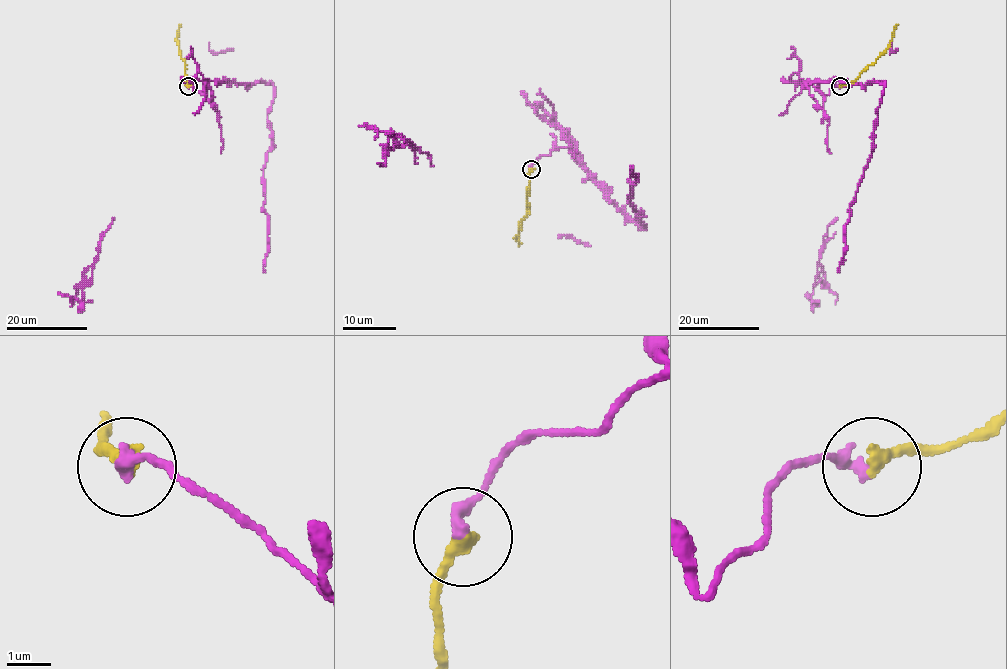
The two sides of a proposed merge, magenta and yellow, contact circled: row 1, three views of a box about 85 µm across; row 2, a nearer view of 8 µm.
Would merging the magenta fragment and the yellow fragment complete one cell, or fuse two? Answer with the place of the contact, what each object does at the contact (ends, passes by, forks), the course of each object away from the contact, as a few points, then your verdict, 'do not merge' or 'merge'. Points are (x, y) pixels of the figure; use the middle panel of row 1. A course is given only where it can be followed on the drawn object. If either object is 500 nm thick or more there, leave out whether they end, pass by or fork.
at (531, 169); magenta ends there; yellow ends there; magenta runs (531, 169), (568, 147), (563, 129), (590, 177), (644, 228), (630, 202), (632, 165); yellow runs (531, 169), (527, 214), (515, 238), (519, 245); do not merge

